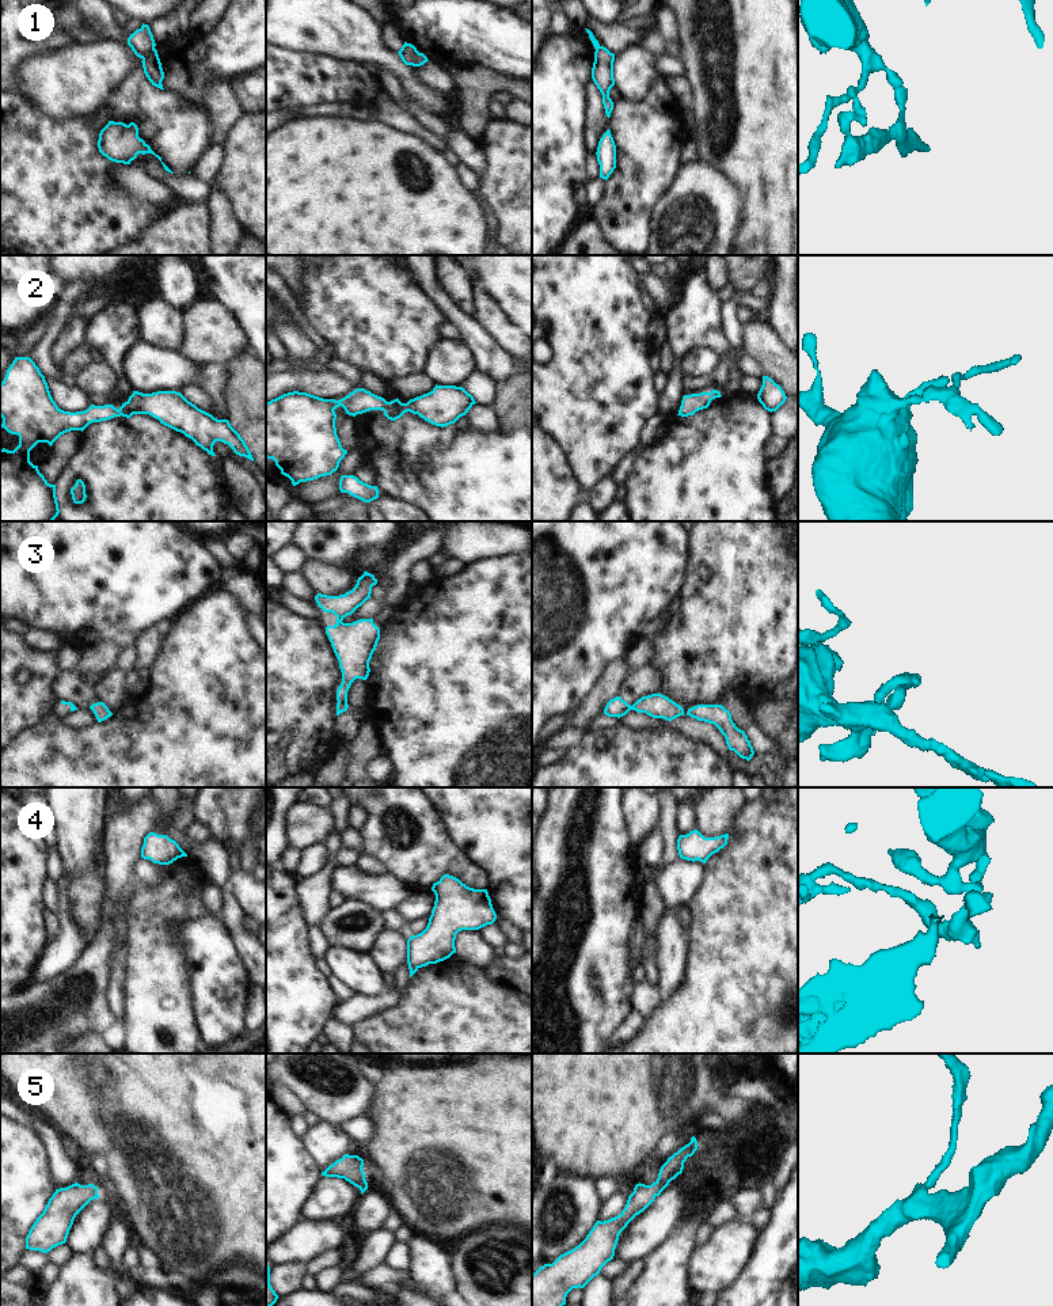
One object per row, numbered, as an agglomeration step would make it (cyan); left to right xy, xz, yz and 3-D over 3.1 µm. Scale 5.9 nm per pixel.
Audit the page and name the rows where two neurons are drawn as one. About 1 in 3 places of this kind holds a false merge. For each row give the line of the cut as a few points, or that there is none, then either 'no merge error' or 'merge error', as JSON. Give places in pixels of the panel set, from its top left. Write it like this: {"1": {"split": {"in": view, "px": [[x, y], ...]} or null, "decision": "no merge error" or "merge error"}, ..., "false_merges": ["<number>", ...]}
{"1": {"split": {"in": "xz", "px": [[418, 52], [413, 65]]}, "decision": "merge error"}, "2": {"split": null, "decision": "no merge error"}, "3": {"split": null, "decision": "no merge error"}, "4": {"split": null, "decision": "no merge error"}, "5": {"split": null, "decision": "no merge error"}, "false_merges": ["1"]}

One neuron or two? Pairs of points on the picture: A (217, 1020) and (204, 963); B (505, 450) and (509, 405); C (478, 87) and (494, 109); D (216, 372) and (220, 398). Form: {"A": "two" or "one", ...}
{"A": "one", "B": "two", "C": "two", "D": "one"}

